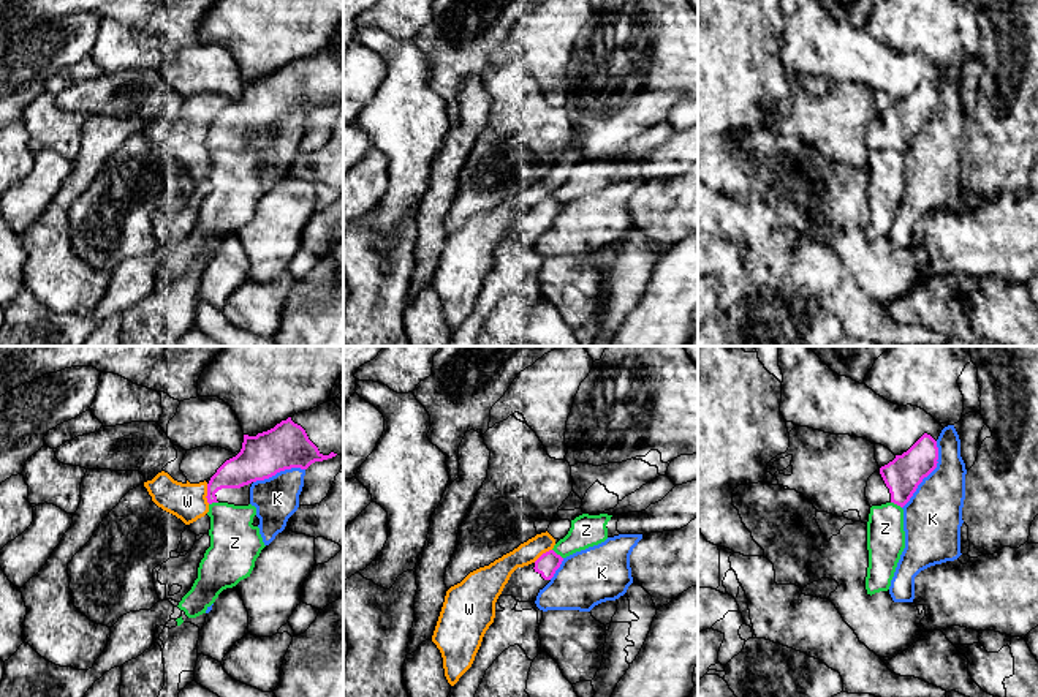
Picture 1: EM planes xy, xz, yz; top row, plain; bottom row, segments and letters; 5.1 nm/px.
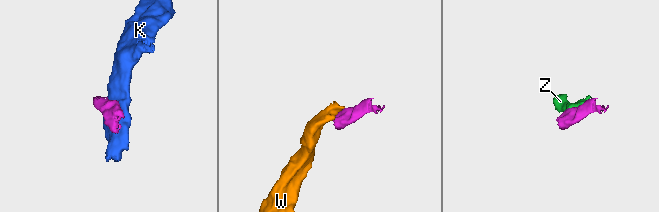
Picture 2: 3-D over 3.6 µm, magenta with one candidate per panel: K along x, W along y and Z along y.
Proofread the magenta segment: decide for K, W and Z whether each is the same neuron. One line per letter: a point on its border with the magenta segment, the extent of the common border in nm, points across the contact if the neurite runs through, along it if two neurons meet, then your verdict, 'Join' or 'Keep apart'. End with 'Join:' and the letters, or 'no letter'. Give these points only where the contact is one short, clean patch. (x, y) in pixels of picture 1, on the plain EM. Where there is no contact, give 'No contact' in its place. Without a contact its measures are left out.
K: Touches magenta at yz (928, 120). Shared border 380 nm. Keep apart
W: Touches magenta at xy (208, 139). Shared border 110 nm. Keep apart
Z: Touches magenta at xz (556, 199). Shared border 80 nm. Boundary: xz (553, 195), (562, 204). Keep apart
Join: no letter

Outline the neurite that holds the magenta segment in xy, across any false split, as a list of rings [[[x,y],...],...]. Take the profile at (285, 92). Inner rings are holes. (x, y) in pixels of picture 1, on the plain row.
[[[329,46],[256,82],[244,81],[241,98],[210,123],[207,149],[218,149],[215,139],[222,134],[241,134],[291,114],[307,115],[335,101],[343,101],[343,55]]]

